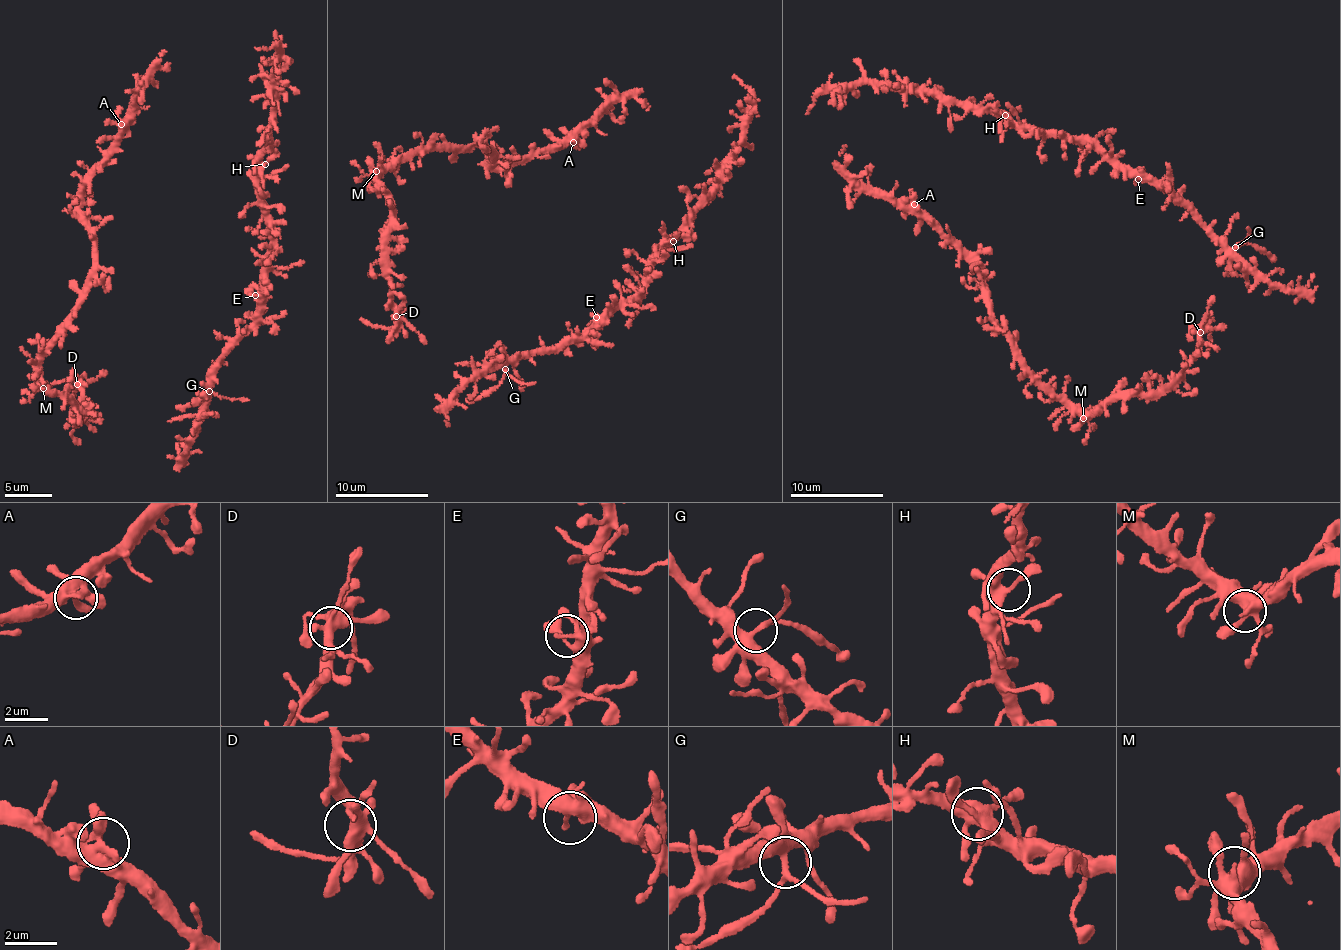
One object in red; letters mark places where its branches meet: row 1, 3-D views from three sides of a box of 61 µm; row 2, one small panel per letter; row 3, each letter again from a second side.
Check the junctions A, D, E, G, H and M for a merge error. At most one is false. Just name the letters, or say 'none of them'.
G

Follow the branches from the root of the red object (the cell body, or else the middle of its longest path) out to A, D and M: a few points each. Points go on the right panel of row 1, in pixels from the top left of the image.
A: (1213, 298), (1200, 352), (1173, 384), (1105, 399), (1083, 413), (1033, 374), (992, 317), (982, 272), (914, 204)
D: (1213, 298), (1200, 332)
M: (1213, 298), (1200, 331), (1200, 352), (1173, 384), (1149, 392), (1105, 399), (1083, 418)

